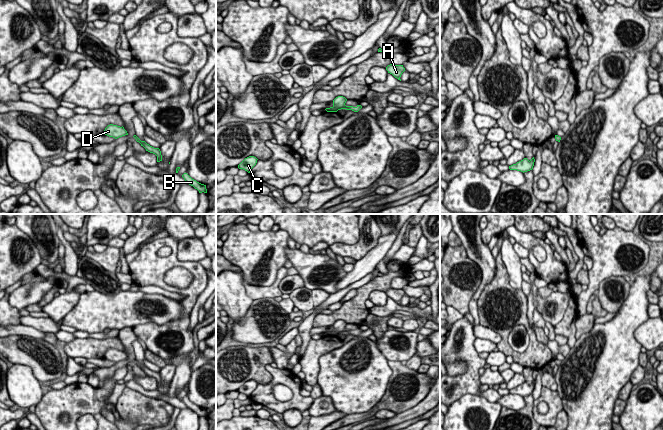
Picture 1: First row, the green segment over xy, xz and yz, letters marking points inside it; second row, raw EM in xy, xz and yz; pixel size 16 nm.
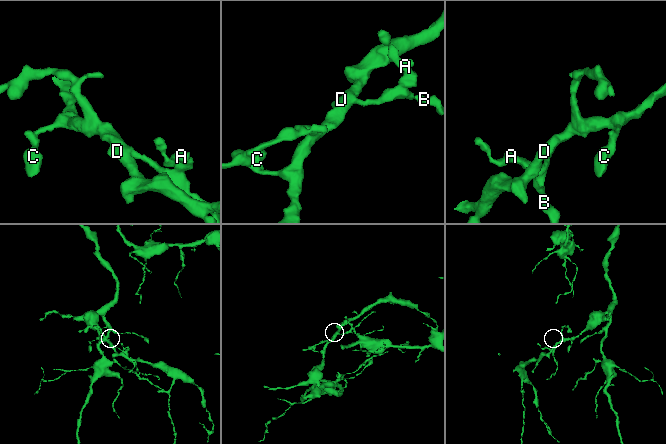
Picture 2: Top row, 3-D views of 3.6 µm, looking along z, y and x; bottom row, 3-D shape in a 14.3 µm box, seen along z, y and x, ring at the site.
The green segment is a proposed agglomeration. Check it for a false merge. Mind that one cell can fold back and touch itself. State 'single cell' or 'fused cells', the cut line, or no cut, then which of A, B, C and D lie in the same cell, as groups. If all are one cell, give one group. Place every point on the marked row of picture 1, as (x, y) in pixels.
single cell; cut none; groups A B C D

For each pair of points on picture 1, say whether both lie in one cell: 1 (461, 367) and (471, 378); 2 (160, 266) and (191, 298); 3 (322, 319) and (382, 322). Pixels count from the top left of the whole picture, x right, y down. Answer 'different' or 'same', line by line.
1: different
2: same
3: different

